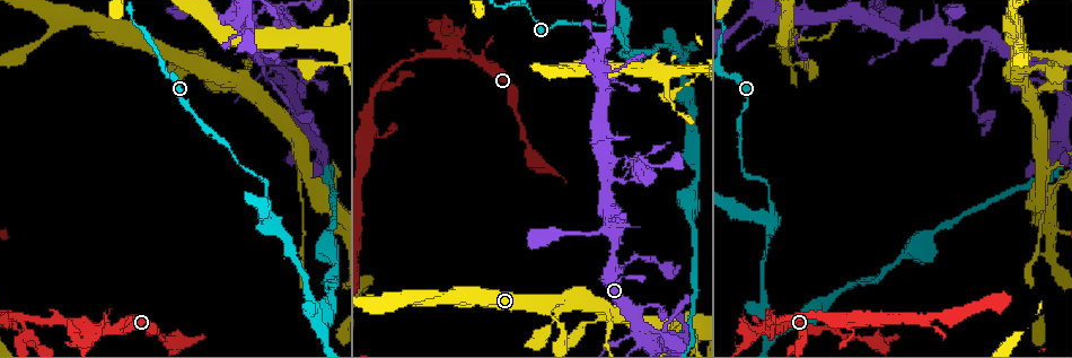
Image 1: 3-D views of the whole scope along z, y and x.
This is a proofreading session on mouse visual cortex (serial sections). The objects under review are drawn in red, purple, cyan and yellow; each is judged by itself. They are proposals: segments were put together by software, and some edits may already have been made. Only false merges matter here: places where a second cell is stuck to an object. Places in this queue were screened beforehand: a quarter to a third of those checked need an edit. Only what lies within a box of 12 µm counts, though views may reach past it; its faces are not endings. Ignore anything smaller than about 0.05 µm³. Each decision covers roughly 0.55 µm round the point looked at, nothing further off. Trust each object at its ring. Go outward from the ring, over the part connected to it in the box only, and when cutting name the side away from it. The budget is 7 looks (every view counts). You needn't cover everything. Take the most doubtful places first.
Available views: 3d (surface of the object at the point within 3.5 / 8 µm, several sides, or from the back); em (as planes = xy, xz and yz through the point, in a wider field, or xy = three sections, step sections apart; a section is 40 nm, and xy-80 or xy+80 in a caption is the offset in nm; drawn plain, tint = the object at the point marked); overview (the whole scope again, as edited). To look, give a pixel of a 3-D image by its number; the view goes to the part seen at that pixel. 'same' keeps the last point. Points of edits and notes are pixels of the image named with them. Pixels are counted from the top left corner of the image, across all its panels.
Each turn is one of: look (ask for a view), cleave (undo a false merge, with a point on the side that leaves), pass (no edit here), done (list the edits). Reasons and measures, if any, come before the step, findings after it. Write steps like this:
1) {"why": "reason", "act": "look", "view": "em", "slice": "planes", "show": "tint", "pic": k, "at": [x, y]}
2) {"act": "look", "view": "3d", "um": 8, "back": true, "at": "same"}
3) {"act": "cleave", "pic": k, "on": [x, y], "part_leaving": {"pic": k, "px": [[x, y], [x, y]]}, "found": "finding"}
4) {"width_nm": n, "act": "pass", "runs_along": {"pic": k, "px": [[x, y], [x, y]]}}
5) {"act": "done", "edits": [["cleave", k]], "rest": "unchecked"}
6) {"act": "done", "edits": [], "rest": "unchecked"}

{"act": "look", "view": "3d", "um": 3.5, "pic": 1, "at": [452, 51]}

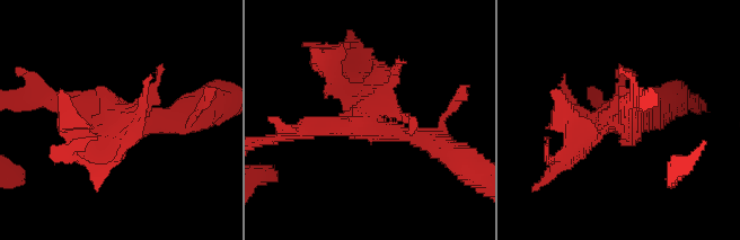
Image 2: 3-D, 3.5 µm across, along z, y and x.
{"act": "look", "view": "em", "slice": "xy", "step": 5, "show": "tint", "pic": 2, "at": [629, 119]}

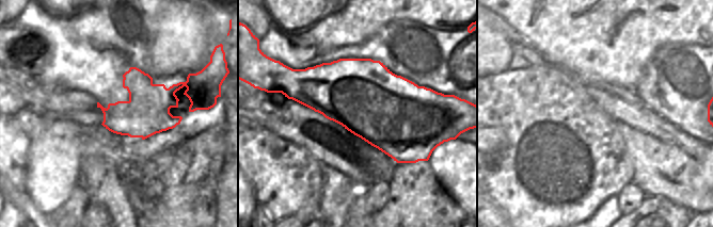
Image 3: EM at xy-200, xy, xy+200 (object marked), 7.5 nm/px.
{"act": "cleave", "pic": 2, "on": [579, 112], "part_leaving": {"pic": 2, "px": [[605, 126], [584, 140], [556, 91]]}, "found": "two cells meet here"}

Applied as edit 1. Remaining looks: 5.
{"why": "abrupt turn", "act": "look", "view": "3d", "um": 3.5, "pic": 1, "at": [626, 48]}

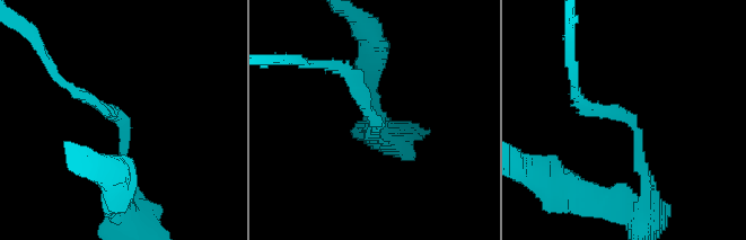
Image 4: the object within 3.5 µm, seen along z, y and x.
{"arm_widths_nm": [150, 150], "why": "now the EM", "act": "look", "view": "em", "slice": "planes", "show": "tint", "pic": 4, "at": [120, 123]}

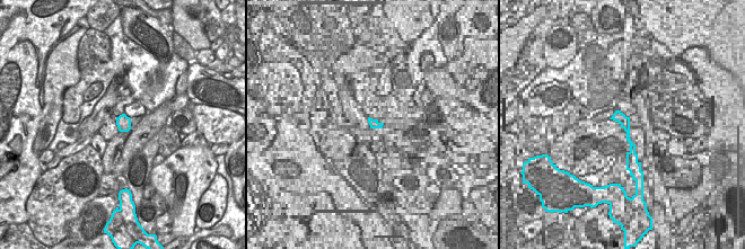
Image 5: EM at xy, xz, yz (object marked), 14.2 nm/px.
{"width_nm": 200, "act": "pass", "runs_along": {"pic": 4, "px": [[578, 97], [630, 118], [647, 190]]}, "found": "one cell here"}

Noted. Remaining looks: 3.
{"act": "look", "view": "3d", "um": 8, "pic": 1, "at": [1030, 90]}

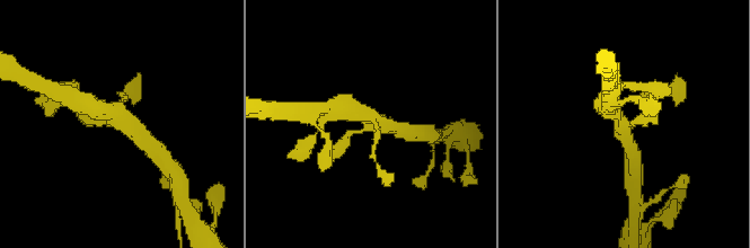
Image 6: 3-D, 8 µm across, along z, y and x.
{"arms": 4, "arm_widths_nm": [150, 150, 450, 600], "why": "shape alone is not enough", "act": "look", "view": "em", "slice": "planes", "show": "tint", "pic": 6, "at": [122, 122]}

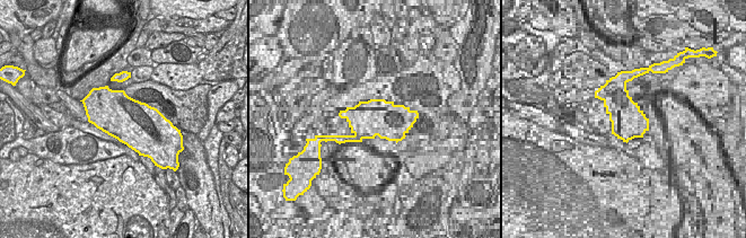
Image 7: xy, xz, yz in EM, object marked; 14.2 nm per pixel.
{"act": "pass", "runs_along": {"pic": 6, "px": [[95, 107], [112, 112], [147, 143]]}, "found": "one cell here"}

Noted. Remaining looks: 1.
{"act": "done", "edits": [["cleave", 2]], "rest": "unchecked"}

